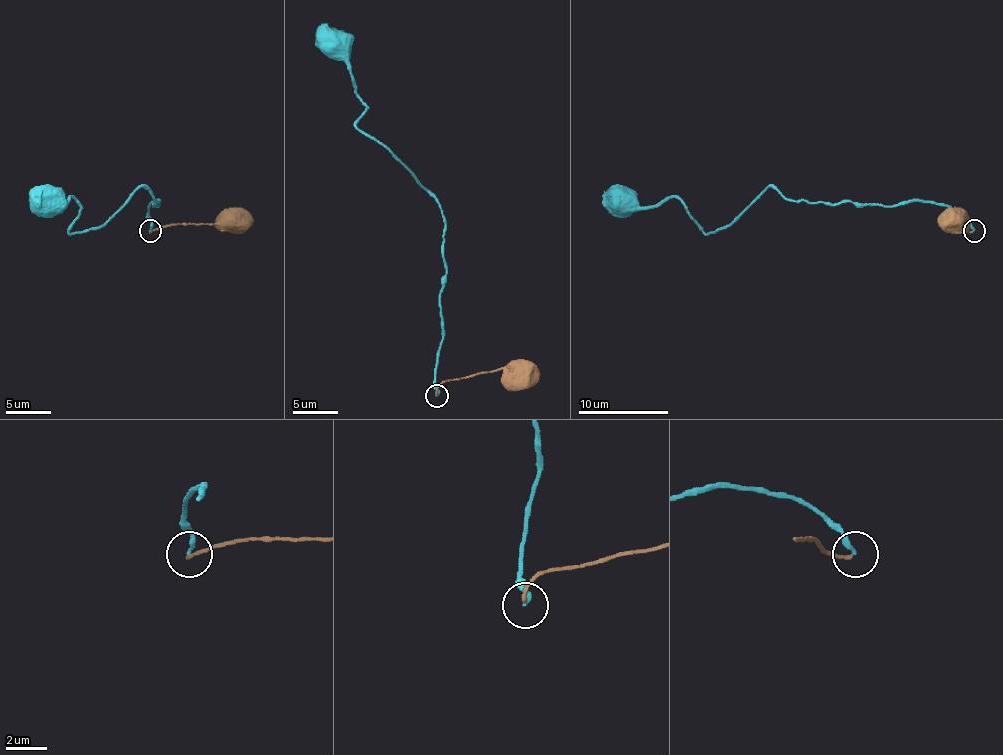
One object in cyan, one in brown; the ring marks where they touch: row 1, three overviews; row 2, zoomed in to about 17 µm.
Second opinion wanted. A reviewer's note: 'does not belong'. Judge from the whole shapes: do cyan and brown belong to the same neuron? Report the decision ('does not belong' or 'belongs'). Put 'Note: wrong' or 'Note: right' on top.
Note: right
does not belong

